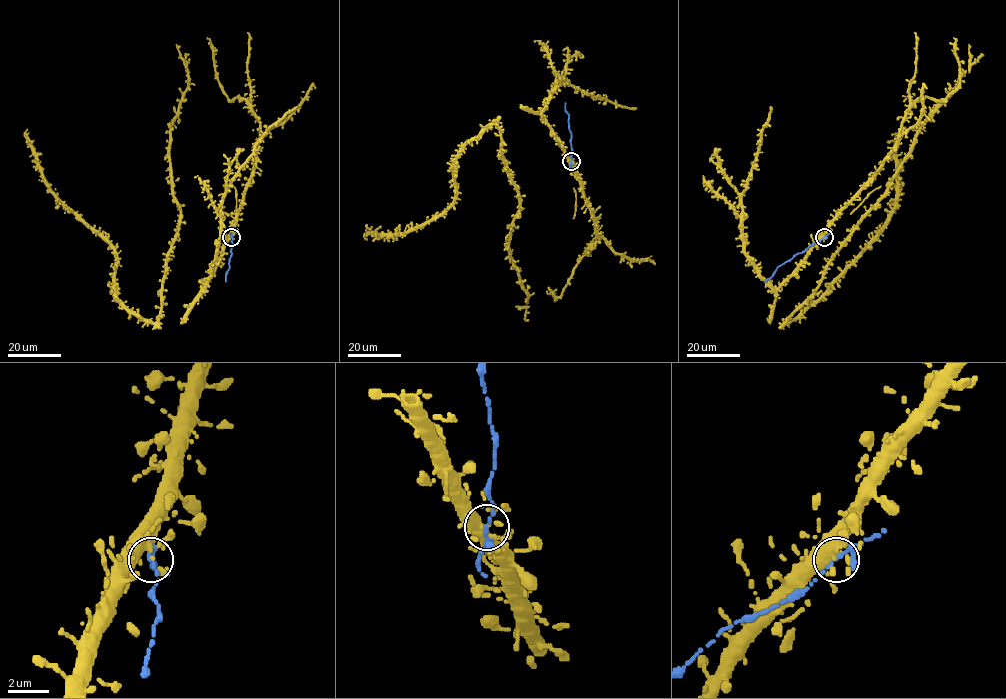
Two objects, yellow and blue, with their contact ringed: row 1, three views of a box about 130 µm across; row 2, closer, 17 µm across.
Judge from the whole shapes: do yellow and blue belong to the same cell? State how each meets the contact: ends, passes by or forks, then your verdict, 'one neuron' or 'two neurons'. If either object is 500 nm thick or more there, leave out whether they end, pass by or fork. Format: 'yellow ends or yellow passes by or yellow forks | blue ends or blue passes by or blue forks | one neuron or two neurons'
yellow passes by | blue passes by | one neuron

